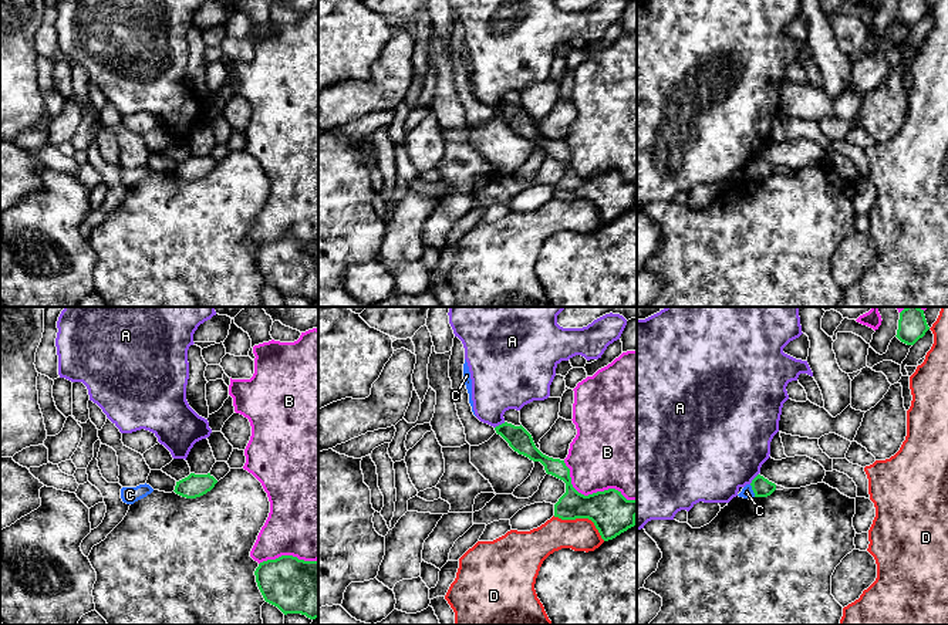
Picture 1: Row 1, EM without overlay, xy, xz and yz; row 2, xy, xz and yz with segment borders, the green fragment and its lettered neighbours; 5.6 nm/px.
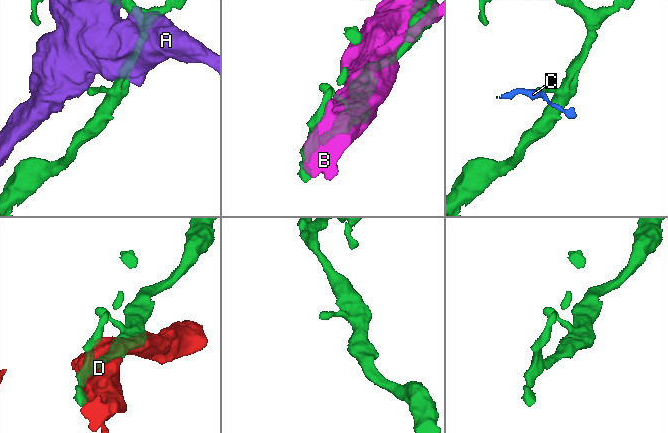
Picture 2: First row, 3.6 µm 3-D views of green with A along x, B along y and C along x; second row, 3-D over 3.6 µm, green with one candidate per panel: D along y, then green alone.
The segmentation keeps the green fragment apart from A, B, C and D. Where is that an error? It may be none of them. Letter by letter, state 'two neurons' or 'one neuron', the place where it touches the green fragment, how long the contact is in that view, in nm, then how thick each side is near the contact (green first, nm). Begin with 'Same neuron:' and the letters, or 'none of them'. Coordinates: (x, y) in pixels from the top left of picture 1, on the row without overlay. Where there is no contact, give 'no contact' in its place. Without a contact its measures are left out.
Same neuron: none of them
A: two neurons; contact xz (499, 107); length 70 nm; calibres 140 and 340 nm
B: two neurons; contact xz (591, 176); length 480 nm; calibres 240 and 400 nm
C: two neurons; contact yz (752, 171); length 80 nm; calibres 110 and 70 nm
D: two neurons; contact xz (582, 199); length 320 nm; calibres 240 and 190 nm

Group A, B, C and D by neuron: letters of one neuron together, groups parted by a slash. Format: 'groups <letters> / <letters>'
groups A / B / C / D

